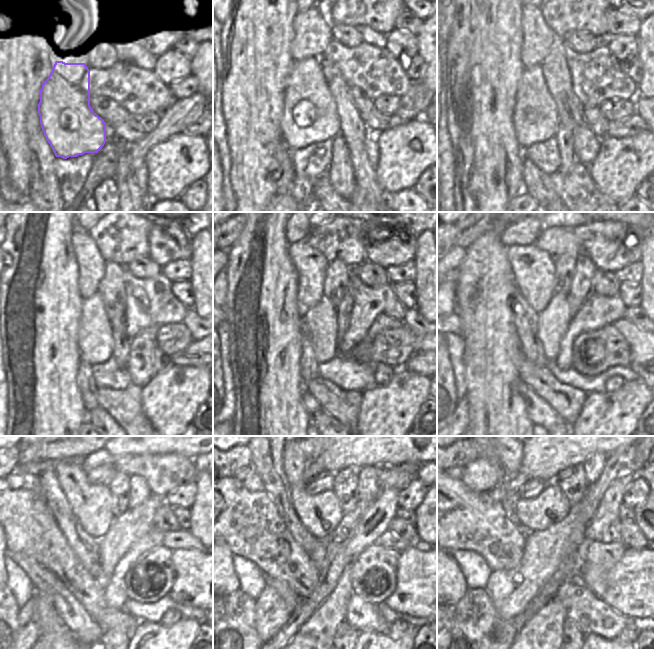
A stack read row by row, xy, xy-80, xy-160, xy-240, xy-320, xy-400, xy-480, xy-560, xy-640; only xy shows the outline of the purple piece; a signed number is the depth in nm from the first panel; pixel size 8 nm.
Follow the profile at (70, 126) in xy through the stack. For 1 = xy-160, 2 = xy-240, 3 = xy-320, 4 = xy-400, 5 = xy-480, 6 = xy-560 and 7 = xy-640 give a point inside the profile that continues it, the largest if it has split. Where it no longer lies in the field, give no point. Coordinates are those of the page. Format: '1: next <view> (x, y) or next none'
1: next xy-160 (535, 117)
2: next xy-240 (95, 341)
3: next xy-320 (321, 320)
4: next xy-400 (553, 321)
5: next xy-480 (124, 531)
6: next xy-560 (382, 510)
7: next xy-640 (606, 513)

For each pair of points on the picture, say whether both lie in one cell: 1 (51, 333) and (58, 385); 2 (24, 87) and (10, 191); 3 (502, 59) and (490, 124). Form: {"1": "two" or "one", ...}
{"1": "one", "2": "two", "3": "one"}

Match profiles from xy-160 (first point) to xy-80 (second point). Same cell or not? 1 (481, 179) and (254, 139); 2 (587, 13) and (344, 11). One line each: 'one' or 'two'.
1: one
2: one

